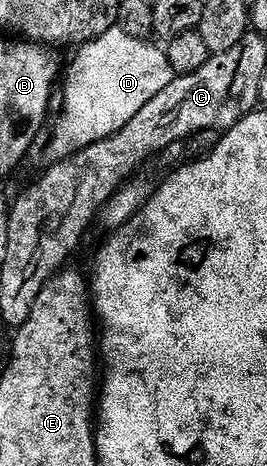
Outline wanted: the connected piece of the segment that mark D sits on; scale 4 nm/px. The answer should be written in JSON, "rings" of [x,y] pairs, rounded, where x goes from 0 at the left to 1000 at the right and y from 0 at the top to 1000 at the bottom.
{"rings":[[[442,58],[393,67],[363,84],[330,88],[292,99],[296,116],[266,131],[266,142],[247,142],[243,165],[251,157],[251,176],[232,176],[228,200],[236,191],[236,236],[221,242],[221,253],[206,260],[206,279],[191,285],[191,305],[176,311],[176,345],[202,350],[240,345],[247,337],[270,337],[288,324],[453,281],[573,204],[618,195],[633,178],[659,167],[648,144],[633,144],[633,127],[607,103],[562,97],[562,86],[532,79],[483,75]]]}

